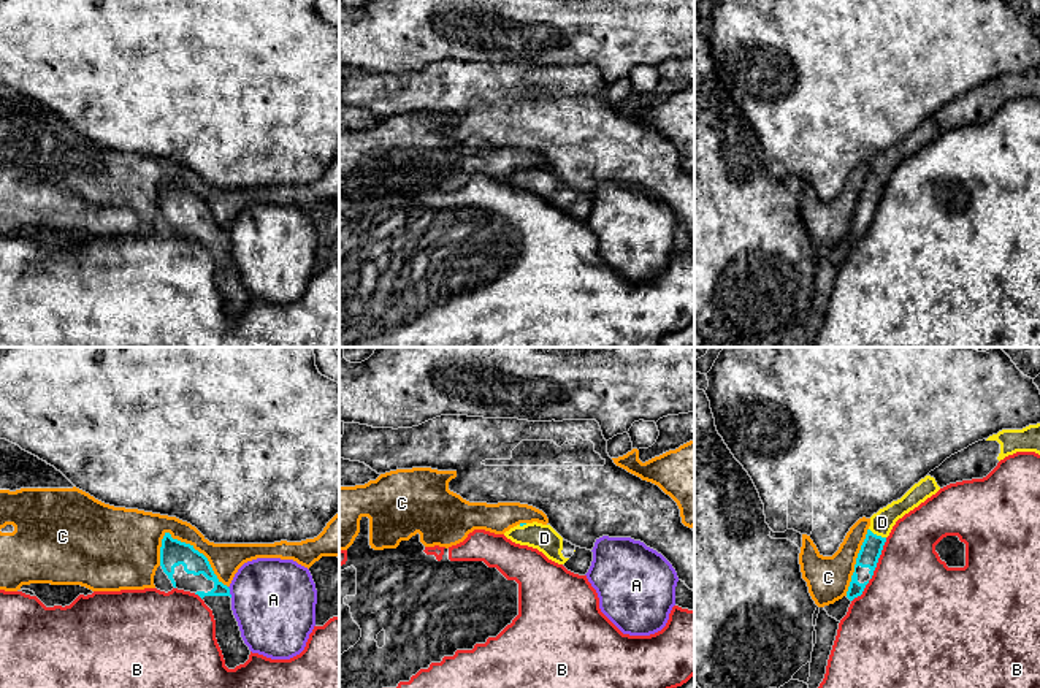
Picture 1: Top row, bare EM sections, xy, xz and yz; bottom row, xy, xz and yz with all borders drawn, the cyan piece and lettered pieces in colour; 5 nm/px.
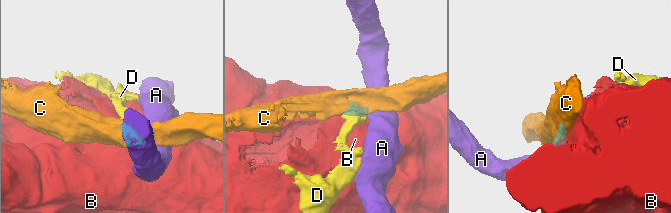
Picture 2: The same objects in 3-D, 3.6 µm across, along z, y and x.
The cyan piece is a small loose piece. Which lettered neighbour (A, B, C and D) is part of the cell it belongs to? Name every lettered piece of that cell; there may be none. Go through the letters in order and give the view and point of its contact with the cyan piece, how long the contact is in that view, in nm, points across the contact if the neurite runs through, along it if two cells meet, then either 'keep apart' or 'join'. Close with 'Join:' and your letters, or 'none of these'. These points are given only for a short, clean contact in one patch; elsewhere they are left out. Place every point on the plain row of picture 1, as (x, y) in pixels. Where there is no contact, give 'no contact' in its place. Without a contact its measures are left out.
A: xy (229, 236) | 60 nm | along xy (227, 232), (232, 241) | keep apart
B: yz (874, 214) | 380 nm | along yz (887, 183), (872, 222), (852, 246) | keep apart
C: xy (198, 197) | 420 nm | keep apart
D: yz (875, 179) | 100 nm | join
Join: D

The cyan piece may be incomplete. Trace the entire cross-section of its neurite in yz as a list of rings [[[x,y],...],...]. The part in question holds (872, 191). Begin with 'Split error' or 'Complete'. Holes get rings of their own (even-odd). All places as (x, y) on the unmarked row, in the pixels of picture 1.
Split error. [[[1040,68],[1023,75],[1002,75],[969,90],[946,103],[900,144],[874,159],[856,203],[848,236],[842,244],[824,250],[828,260],[840,266],[847,260],[851,246],[862,239],[874,220],[886,182],[899,163],[950,128],[986,122],[1000,105],[1016,97],[1035,97],[1040,100]]]

